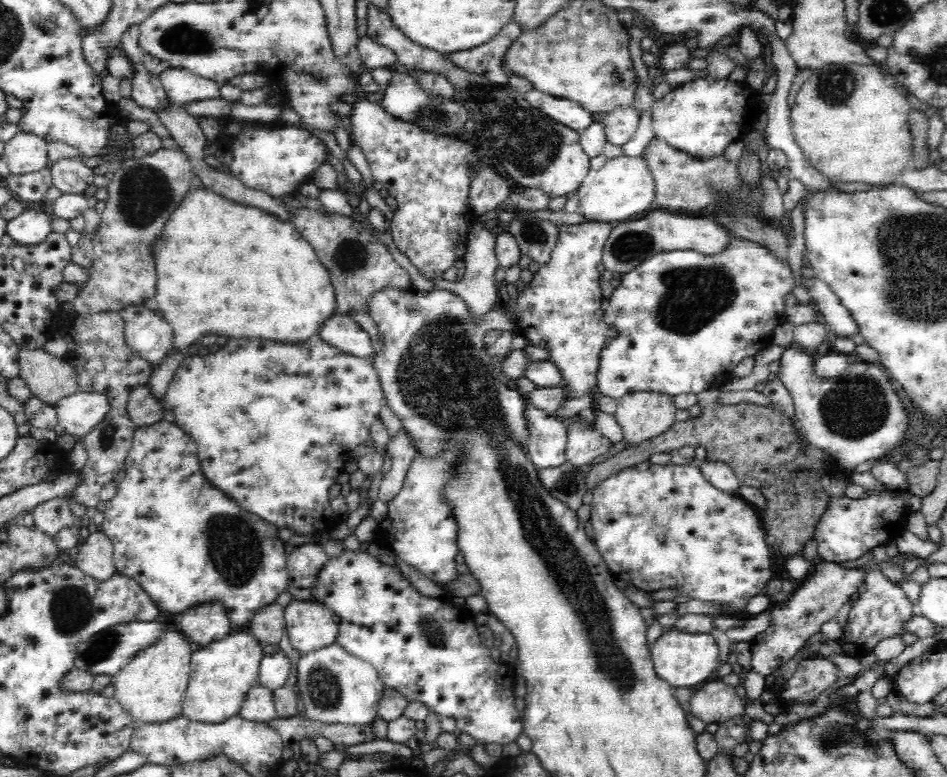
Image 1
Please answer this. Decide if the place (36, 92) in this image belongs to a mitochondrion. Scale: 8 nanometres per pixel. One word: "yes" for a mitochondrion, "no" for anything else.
no

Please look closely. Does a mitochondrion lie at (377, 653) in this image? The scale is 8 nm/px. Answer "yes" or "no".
no

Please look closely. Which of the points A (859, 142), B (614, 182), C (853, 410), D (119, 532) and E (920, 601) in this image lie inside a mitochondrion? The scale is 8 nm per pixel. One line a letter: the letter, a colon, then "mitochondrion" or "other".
A: other
B: other
C: mitochondrion
D: other
E: other

